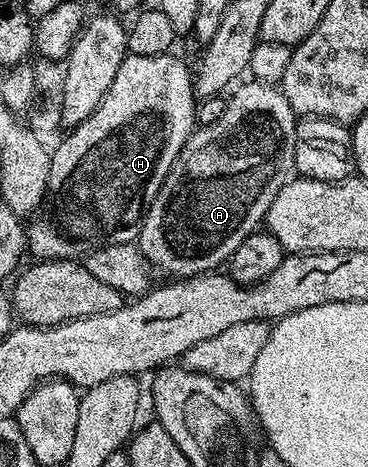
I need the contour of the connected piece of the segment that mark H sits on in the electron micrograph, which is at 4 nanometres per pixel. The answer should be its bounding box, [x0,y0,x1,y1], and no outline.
[48,53,196,248]

